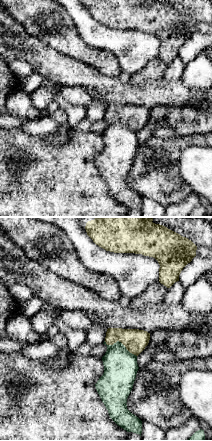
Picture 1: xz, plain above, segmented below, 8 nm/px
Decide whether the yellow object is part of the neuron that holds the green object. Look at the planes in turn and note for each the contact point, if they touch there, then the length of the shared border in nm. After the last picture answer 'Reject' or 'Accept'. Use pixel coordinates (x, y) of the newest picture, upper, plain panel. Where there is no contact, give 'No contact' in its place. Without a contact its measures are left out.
Touches green at (120, 118). Shared border 300 nm

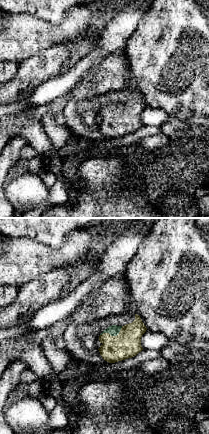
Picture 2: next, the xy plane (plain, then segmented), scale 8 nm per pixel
Touches green at (112, 111). Shared border 200 nm

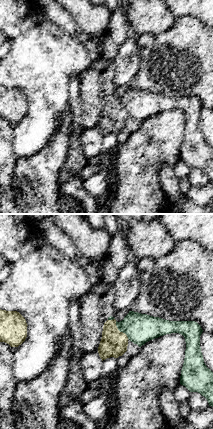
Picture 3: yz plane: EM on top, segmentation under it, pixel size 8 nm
Touches green at (120, 107). Shared border 180 nm

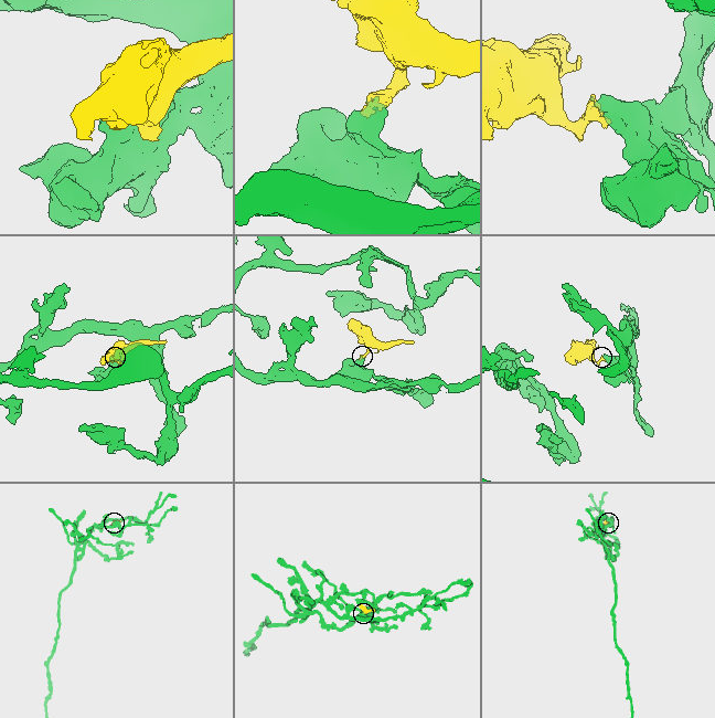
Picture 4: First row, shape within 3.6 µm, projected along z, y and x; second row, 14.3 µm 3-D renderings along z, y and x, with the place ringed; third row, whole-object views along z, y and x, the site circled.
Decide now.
Reject

